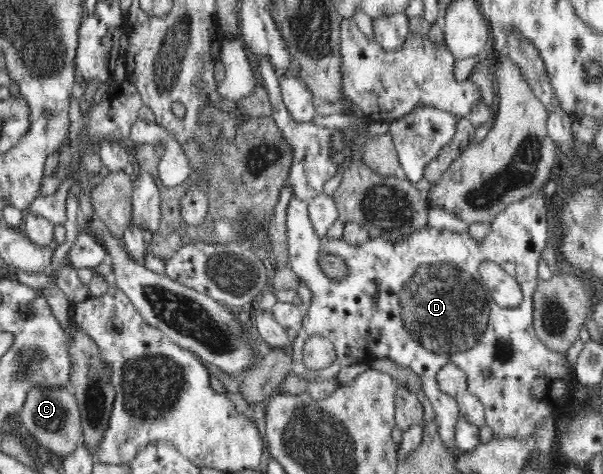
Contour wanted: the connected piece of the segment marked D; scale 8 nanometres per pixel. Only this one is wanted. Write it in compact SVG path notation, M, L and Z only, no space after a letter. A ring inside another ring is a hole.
M533 193L532 195L526 196L523 200L519 202L514 202L504 208L495 217L495 220L489 224L490 230L488 234L481 240L477 241L469 235L469 233L454 233L453 231L444 231L437 229L435 227L422 227L421 230L415 231L413 234L406 236L403 240L397 240L397 242L391 242L388 238L373 239L370 238L367 242L359 245L347 244L343 241L343 250L341 250L341 242L339 242L339 248L335 248L335 252L330 252L330 248L323 246L325 238L319 238L319 234L315 232L313 225L311 225L311 219L309 219L309 209L308 203L302 201L301 199L292 198L286 210L286 231L288 232L288 252L289 252L289 266L292 271L309 286L311 290L311 306L309 310L305 310L307 314L303 316L302 326L296 332L294 347L292 348L293 362L291 371L296 375L307 374L307 376L323 376L323 378L330 379L336 375L340 376L342 369L352 366L352 365L370 365L375 359L386 358L395 362L400 368L409 368L412 372L415 372L422 381L424 385L424 392L429 402L432 404L434 410L434 417L436 423L439 426L440 440L443 441L444 447L452 448L456 446L455 432L457 424L457 416L459 415L458 404L455 398L450 394L443 392L439 388L439 383L437 381L437 376L443 367L447 364L452 363L455 367L458 367L467 378L467 389L471 391L484 406L485 418L484 422L486 426L493 429L494 438L517 438L521 442L523 440L534 439L532 433L534 427L543 423L548 418L559 418L562 413L569 408L569 400L571 400L571 390L575 386L573 381L573 373L575 372L575 365L570 366L566 360L566 354L552 352L552 350L547 347L543 342L539 341L537 334L535 333L533 327L533 304L532 297L535 294L536 284L538 283L537 275L537 264L539 264L539 259L541 258L541 252L544 248L548 246L548 240L550 238L550 227L549 227L549 212L547 212L547 199L545 195L538 193ZM327 250L329 253L335 253L335 255L341 255L347 263L347 276L341 280L333 280L329 278L319 266L318 254L321 251ZM483 262L494 262L503 268L507 274L511 275L519 283L522 291L523 301L517 307L499 307L499 304L495 303L495 300L491 297L489 290L485 289L484 283L482 282L482 276L479 274L479 268ZM318 335L327 338L336 350L336 360L327 369L322 370L307 370L303 361L303 348L305 338Z

